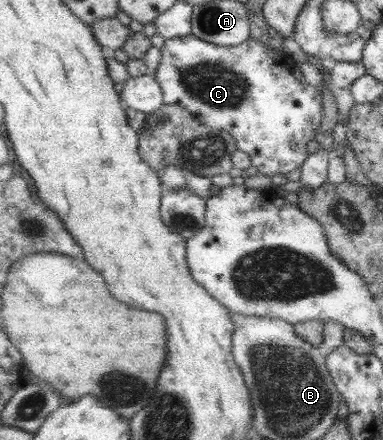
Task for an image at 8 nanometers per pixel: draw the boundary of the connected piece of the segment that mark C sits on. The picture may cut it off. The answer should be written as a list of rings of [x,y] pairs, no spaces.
[[[191,35],[167,40],[161,49],[162,61],[154,74],[157,75],[157,80],[163,87],[163,94],[165,94],[167,104],[177,104],[181,107],[186,107],[203,125],[208,125],[213,129],[219,128],[231,133],[236,139],[237,148],[251,156],[253,166],[270,178],[273,177],[273,175],[277,175],[277,173],[291,173],[291,171],[300,169],[300,167],[306,163],[307,158],[309,158],[307,145],[309,145],[309,141],[316,139],[318,129],[322,126],[324,114],[323,97],[320,89],[312,87],[304,81],[299,81],[299,79],[295,77],[293,67],[295,67],[296,63],[293,61],[291,55],[283,53],[283,51],[275,51],[273,47],[263,45],[263,43],[258,41],[256,36],[249,38],[249,40],[245,41],[245,43],[241,43],[241,45],[221,46],[215,43],[208,43],[206,40]]]

